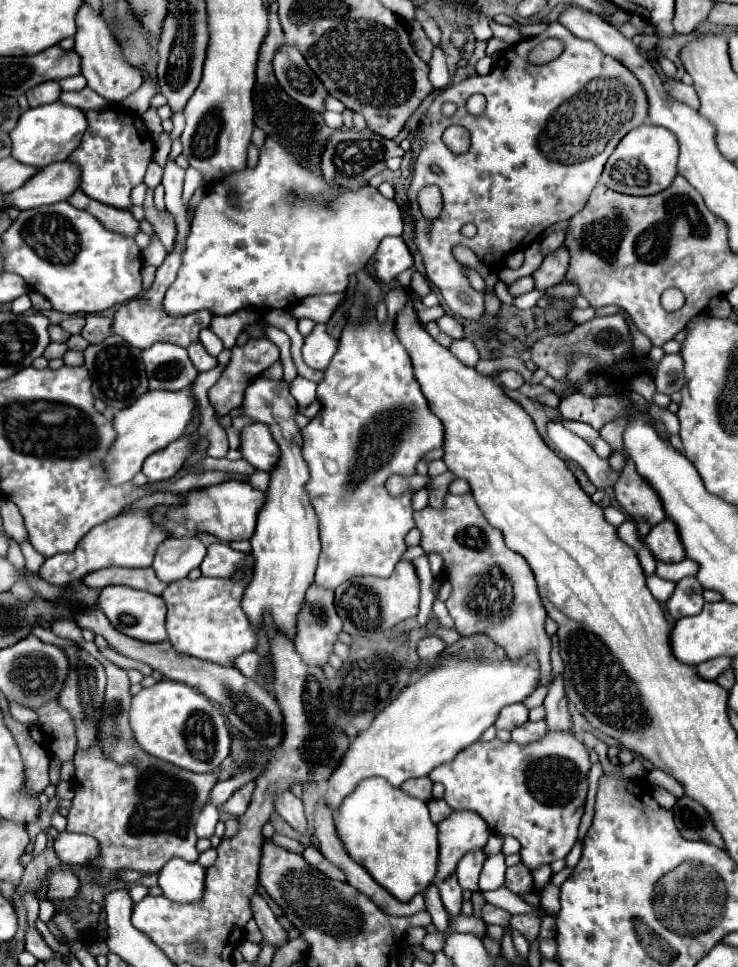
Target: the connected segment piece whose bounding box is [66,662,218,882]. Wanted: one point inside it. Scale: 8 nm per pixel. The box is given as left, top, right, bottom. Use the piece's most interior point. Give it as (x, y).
(143, 811)

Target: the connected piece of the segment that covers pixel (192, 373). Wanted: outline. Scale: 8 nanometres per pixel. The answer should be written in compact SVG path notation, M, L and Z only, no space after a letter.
M156 342L142 352L150 390L182 390L190 386L198 374L186 350L178 344Z

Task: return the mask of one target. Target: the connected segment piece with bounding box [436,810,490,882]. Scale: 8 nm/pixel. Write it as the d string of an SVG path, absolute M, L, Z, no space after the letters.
M454 810L448 818L438 824L440 840L440 864L436 882L444 880L456 870L458 860L474 848L486 846L490 828L476 812L458 812Z

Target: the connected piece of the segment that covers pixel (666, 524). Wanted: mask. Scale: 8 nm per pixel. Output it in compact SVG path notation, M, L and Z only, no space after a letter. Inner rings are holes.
M664 520L646 534L646 546L650 548L652 556L660 562L680 562L684 560L684 548L678 538L678 530L672 520Z

